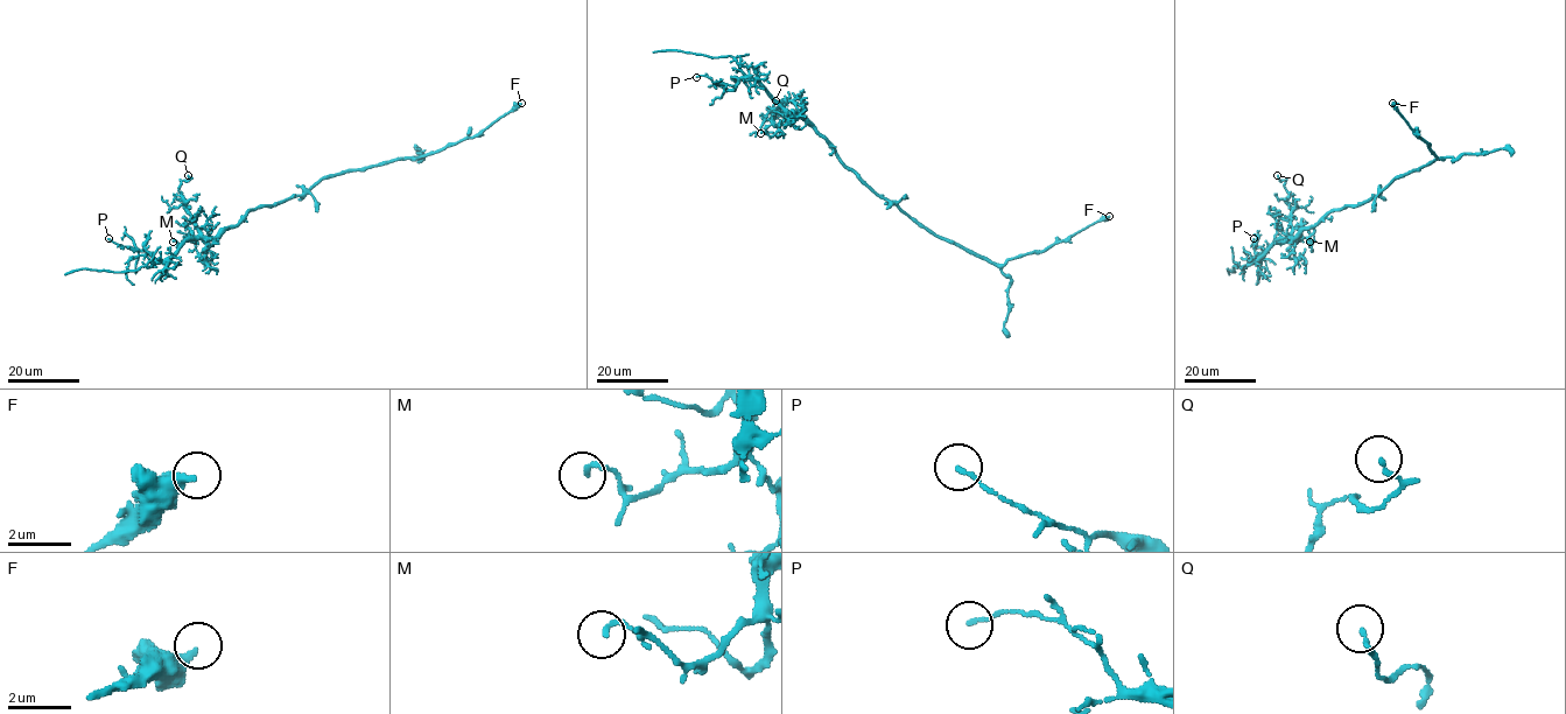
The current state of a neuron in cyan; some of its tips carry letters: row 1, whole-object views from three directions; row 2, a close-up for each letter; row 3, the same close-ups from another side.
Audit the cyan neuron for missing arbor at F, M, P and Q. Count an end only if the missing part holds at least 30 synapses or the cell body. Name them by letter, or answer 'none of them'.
none of them

